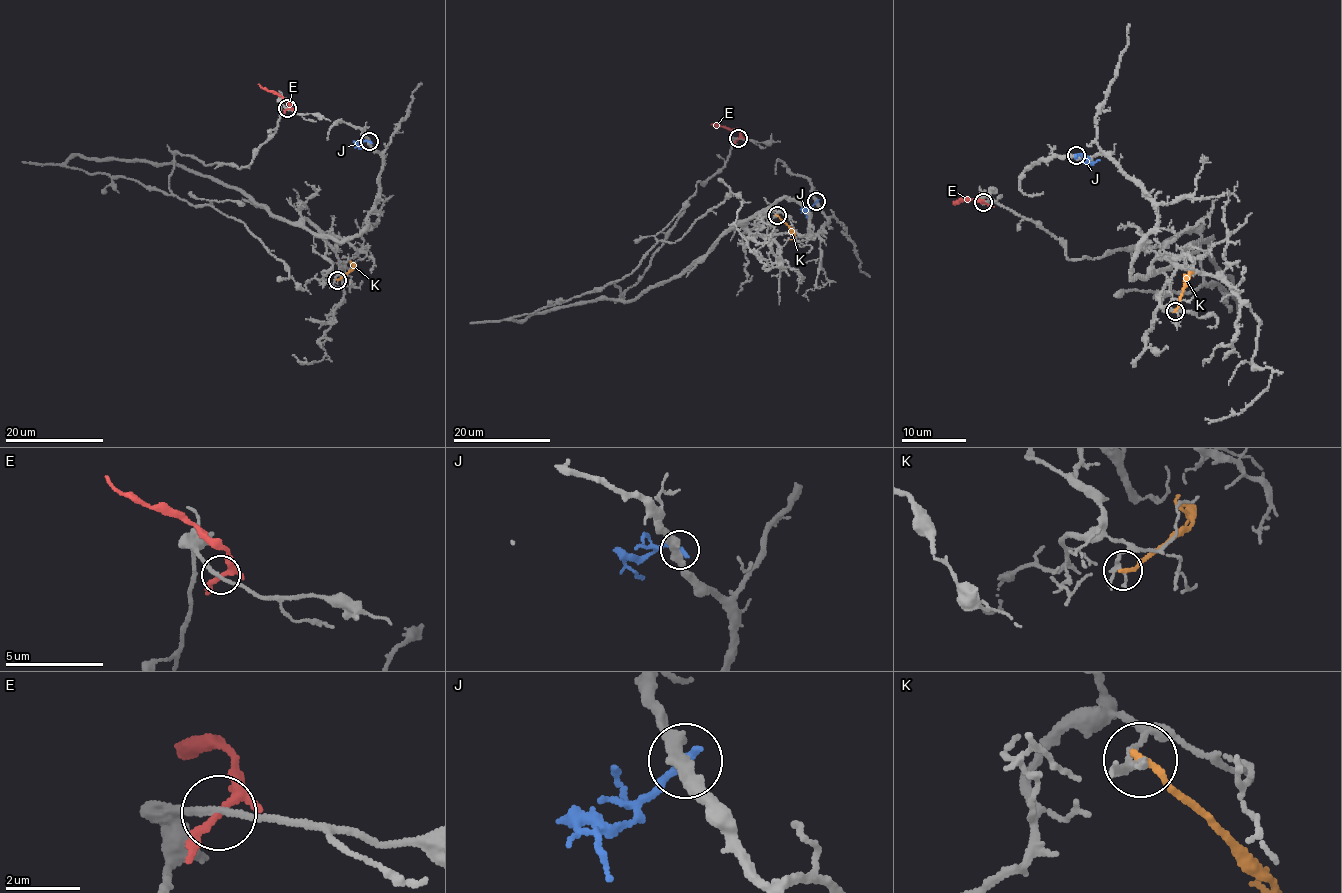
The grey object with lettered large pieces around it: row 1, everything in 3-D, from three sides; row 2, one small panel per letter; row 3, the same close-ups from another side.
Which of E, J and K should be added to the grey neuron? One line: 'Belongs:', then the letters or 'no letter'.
Belongs: no letter

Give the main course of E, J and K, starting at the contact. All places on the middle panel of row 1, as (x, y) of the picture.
E: (738, 138), (738, 130), (710, 124)
J: (817, 201), (804, 210), (807, 217)
K: (777, 215), (793, 233), (790, 239)

